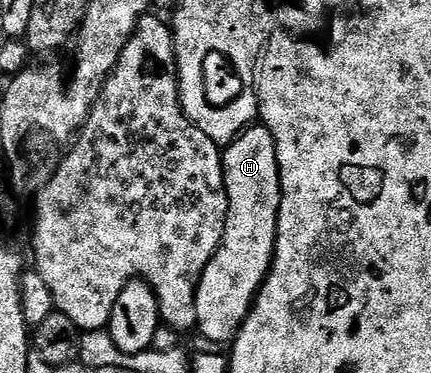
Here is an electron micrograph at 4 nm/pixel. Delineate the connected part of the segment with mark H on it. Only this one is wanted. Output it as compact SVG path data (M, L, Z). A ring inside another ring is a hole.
M262 124L248 126L246 130L235 139L231 145L222 151L223 155L223 179L225 180L225 192L227 193L227 219L225 220L225 232L213 260L205 268L205 272L199 277L199 287L195 293L197 304L197 320L195 321L198 333L203 333L211 342L234 342L267 273L271 270L271 262L275 258L275 238L277 224L279 223L279 205L283 199L281 192L281 176L279 175L279 161L275 151L273 136Z

